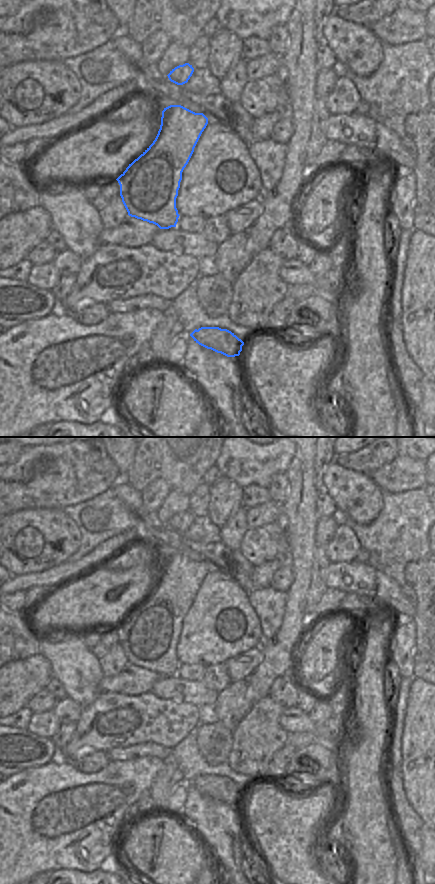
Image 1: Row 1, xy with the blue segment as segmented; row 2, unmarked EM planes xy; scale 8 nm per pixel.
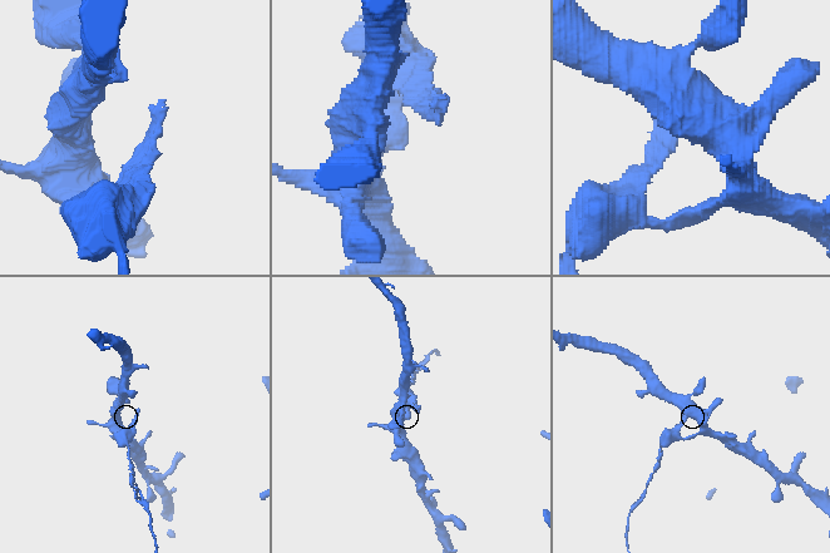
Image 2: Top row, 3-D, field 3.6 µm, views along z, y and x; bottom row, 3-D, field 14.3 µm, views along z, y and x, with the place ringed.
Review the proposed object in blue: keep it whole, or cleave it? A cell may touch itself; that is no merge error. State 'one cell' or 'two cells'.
two cells

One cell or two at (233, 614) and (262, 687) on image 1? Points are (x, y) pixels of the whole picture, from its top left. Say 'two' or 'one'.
two

